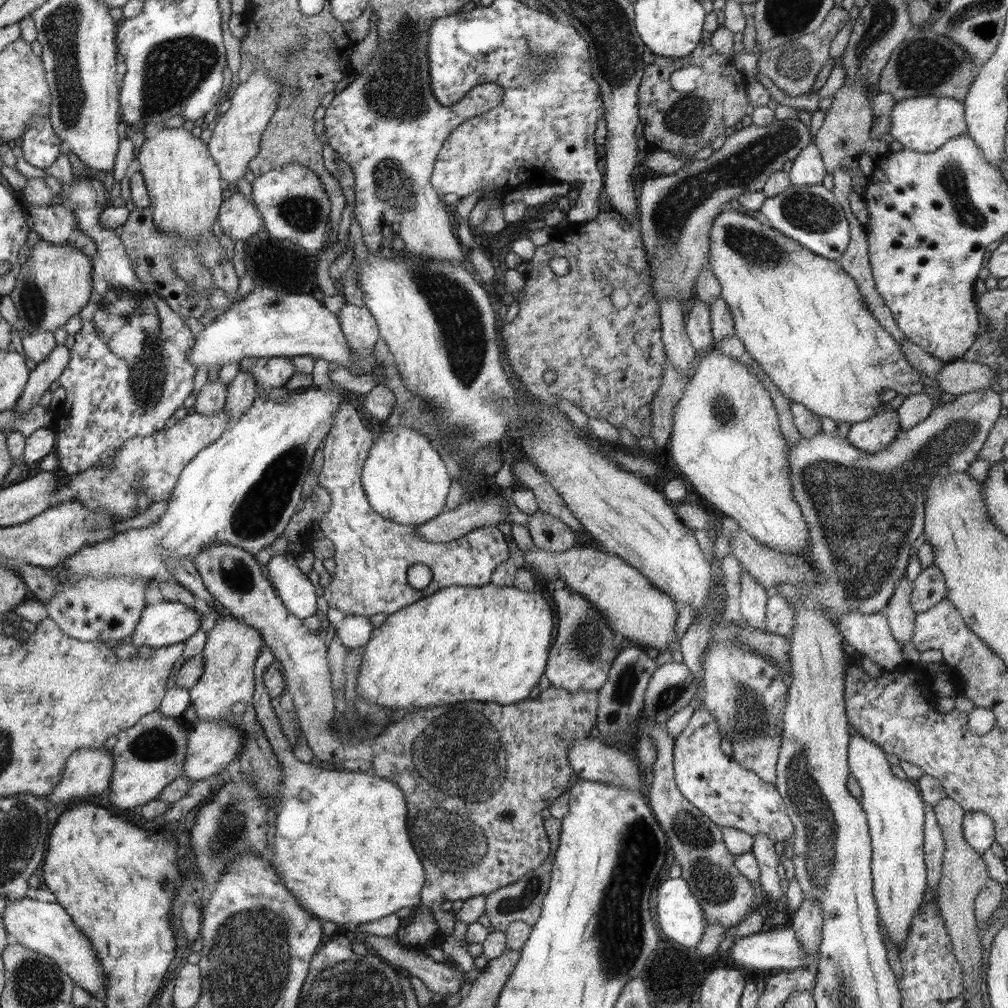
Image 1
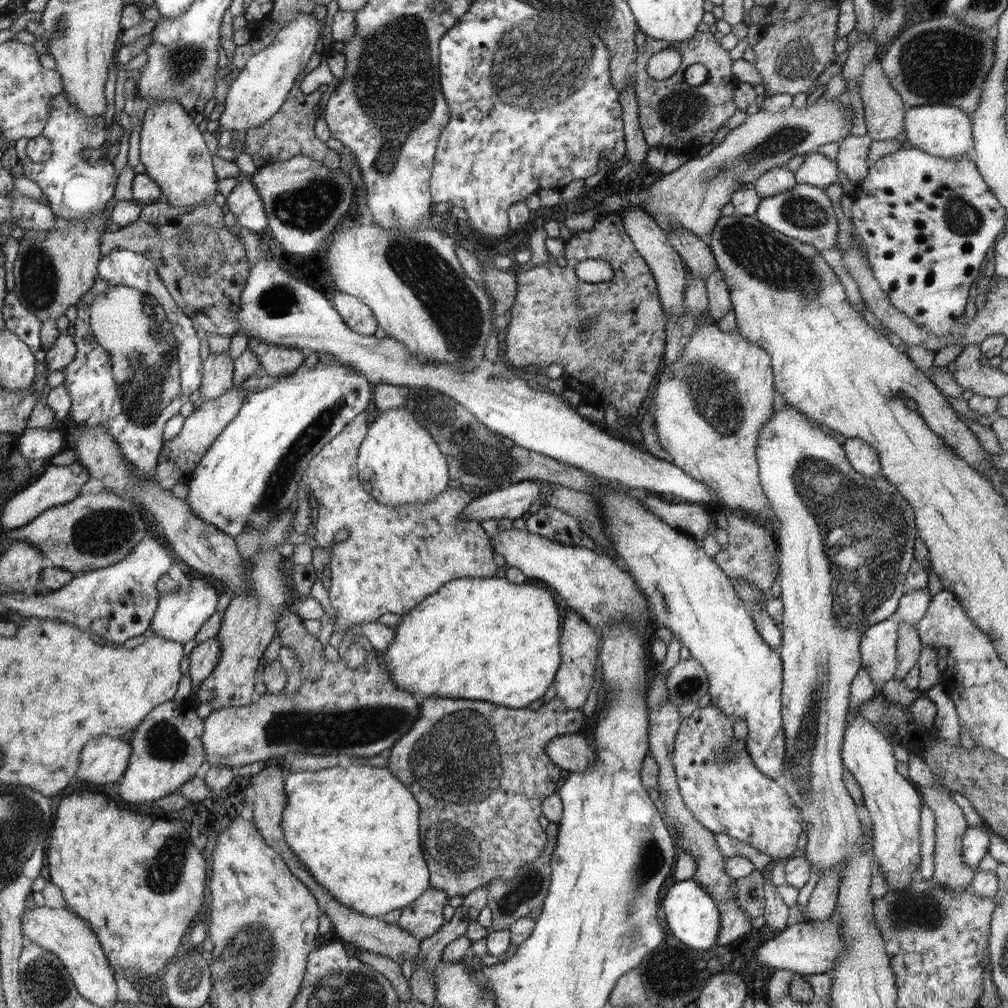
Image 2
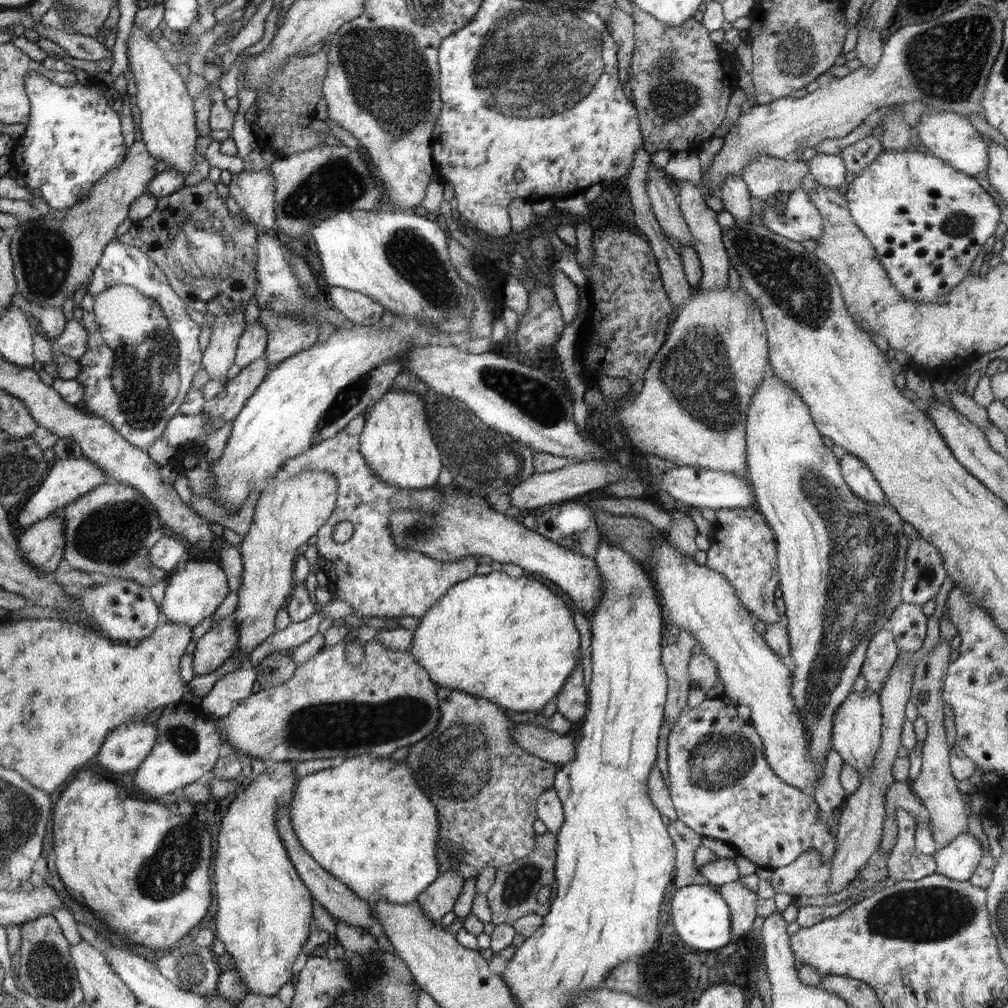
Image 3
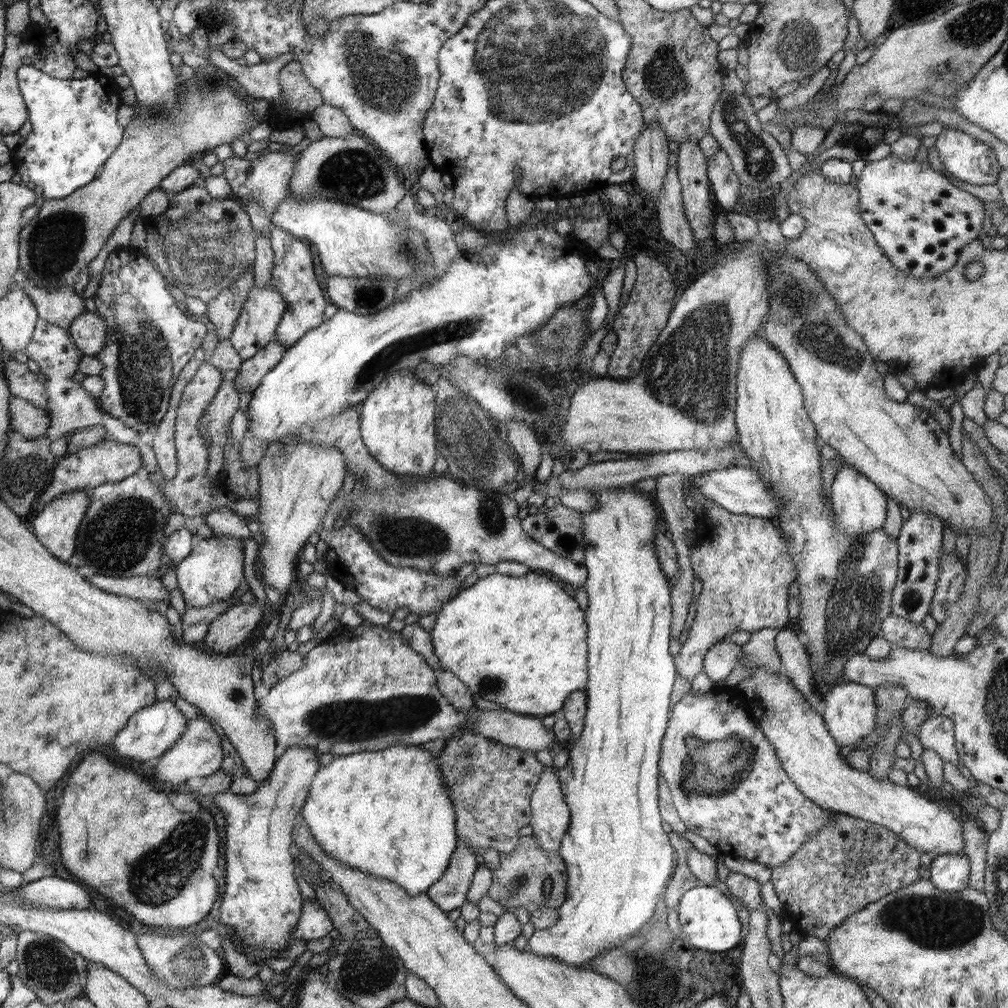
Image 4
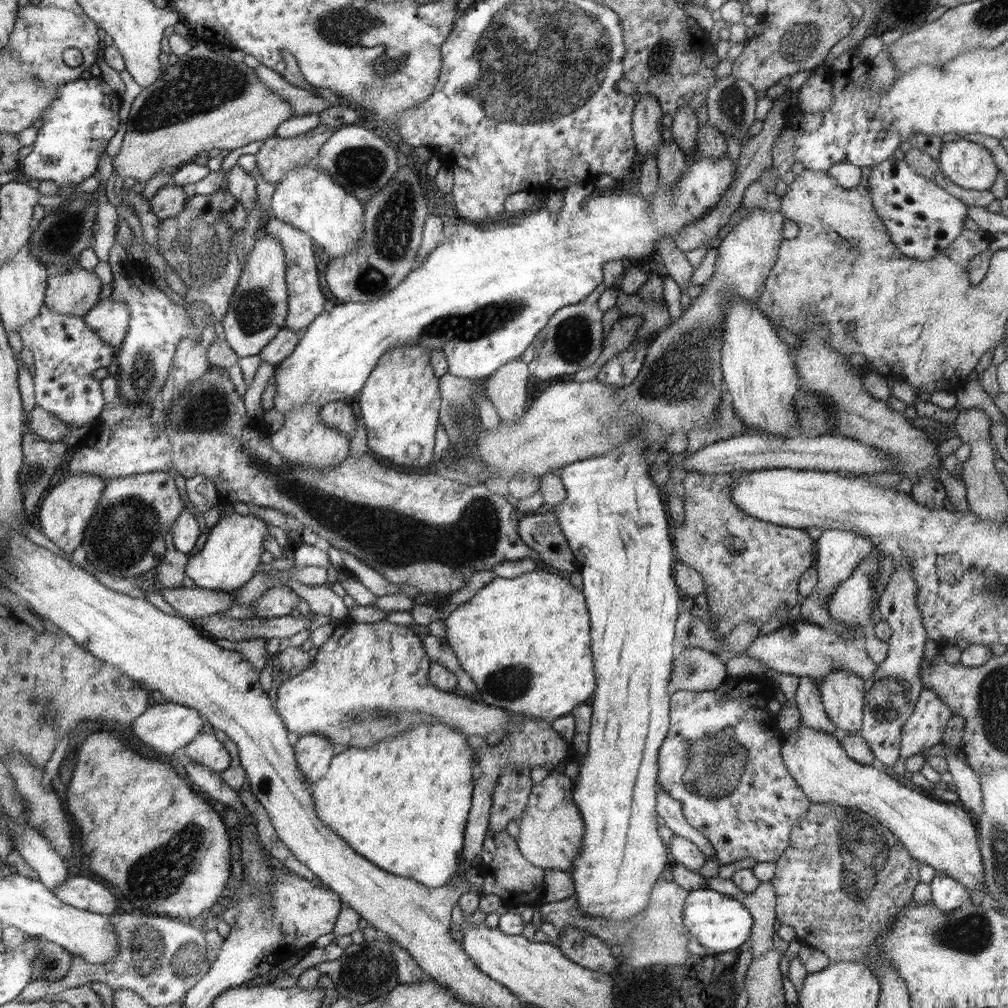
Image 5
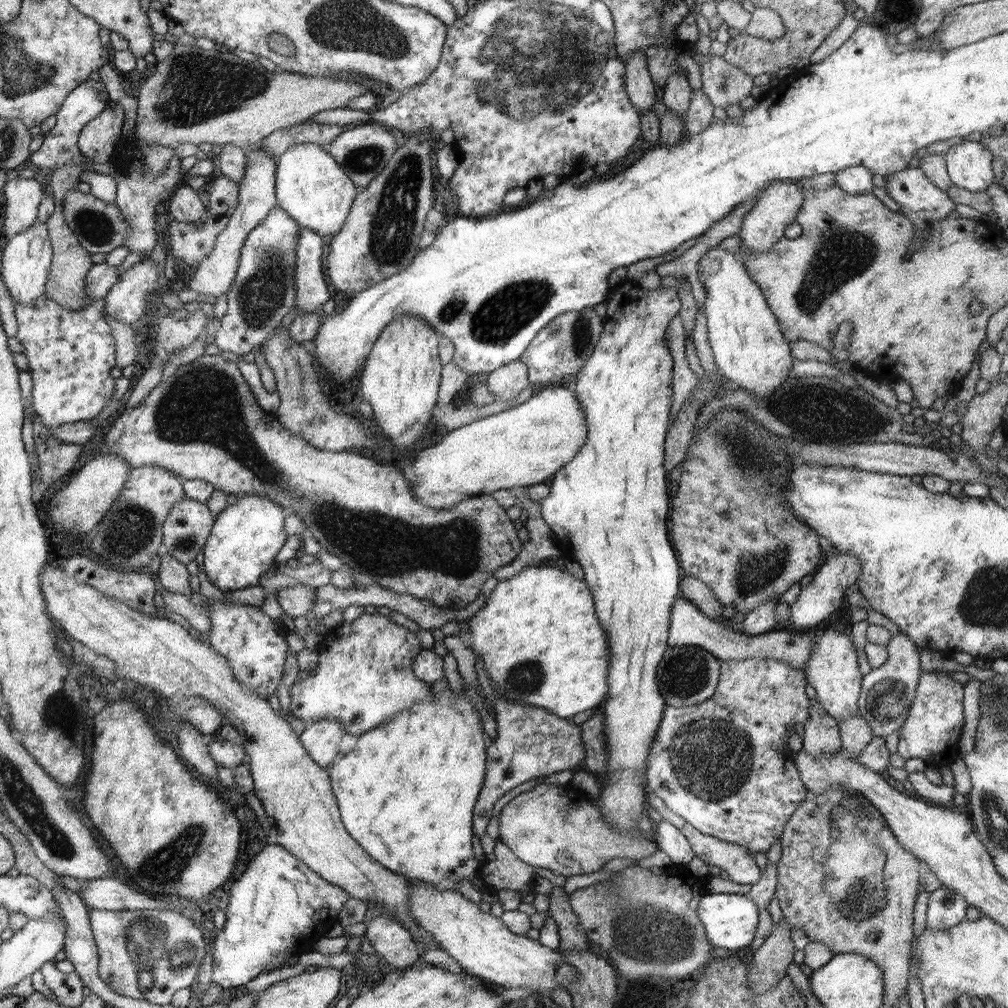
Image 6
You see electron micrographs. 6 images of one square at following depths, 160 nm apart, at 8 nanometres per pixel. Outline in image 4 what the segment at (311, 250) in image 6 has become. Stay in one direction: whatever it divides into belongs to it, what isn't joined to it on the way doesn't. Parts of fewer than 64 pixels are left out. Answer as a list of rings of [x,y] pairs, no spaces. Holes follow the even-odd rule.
[[[273,225],[269,237],[274,255],[271,283],[279,290],[280,296],[287,303],[287,310],[279,322],[275,340],[282,347],[288,348],[296,345],[296,342],[299,342],[304,335],[323,324],[324,308],[328,306],[328,300],[326,300],[326,296],[320,288],[320,282],[314,274],[312,252],[310,252],[308,244],[304,244],[295,235]]]

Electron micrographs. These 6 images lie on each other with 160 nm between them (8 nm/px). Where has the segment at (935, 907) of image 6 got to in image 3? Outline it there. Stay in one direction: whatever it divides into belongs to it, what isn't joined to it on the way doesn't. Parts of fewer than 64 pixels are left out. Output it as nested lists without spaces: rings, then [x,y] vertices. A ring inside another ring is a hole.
[[[970,833],[960,834],[948,846],[936,850],[936,873],[956,882],[969,882],[982,861],[978,838]]]

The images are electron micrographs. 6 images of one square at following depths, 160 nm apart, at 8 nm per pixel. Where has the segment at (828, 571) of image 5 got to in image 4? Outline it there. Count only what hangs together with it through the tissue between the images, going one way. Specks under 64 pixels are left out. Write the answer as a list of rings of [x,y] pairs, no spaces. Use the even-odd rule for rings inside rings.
[[[842,468],[838,471],[832,482],[831,490],[831,502],[833,506],[833,511],[835,514],[835,527],[845,535],[856,539],[857,541],[861,540],[861,536],[866,534],[868,531],[882,527],[884,521],[886,520],[886,510],[888,510],[888,502],[886,501],[887,496],[873,484],[866,476],[858,474],[854,468]]]

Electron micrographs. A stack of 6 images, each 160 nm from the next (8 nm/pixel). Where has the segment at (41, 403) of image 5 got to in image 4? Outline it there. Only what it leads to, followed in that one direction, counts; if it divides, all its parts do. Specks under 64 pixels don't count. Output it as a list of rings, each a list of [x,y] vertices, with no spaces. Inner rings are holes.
[[[39,318],[38,324],[35,326],[34,338],[30,342],[30,345],[26,347],[26,355],[29,360],[33,360],[38,364],[41,371],[46,376],[45,387],[48,390],[46,396],[48,396],[48,411],[50,415],[50,426],[46,430],[44,436],[51,441],[58,440],[63,436],[67,436],[73,430],[78,428],[86,428],[86,426],[96,426],[96,424],[102,424],[106,428],[107,437],[111,437],[118,442],[124,444],[131,444],[135,446],[142,454],[143,465],[141,466],[140,474],[148,474],[151,476],[154,483],[164,483],[165,477],[160,472],[157,458],[153,448],[142,442],[139,437],[139,432],[128,428],[122,421],[112,417],[106,412],[102,412],[98,408],[98,402],[94,400],[87,390],[84,390],[82,384],[78,382],[72,382],[70,376],[74,376],[74,372],[78,370],[78,362],[80,362],[79,348],[76,347],[72,336],[68,333],[67,329],[62,326],[54,326],[52,323]]]

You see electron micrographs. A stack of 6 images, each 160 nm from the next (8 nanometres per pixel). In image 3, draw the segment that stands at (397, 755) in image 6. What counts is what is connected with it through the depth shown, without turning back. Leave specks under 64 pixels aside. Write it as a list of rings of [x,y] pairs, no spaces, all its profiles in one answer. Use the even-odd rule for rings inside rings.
[[[369,754],[354,758],[344,759],[339,767],[329,767],[316,773],[299,778],[295,784],[295,794],[289,804],[289,815],[294,827],[294,833],[299,838],[304,850],[312,856],[314,861],[324,867],[330,874],[338,878],[348,889],[354,891],[358,898],[367,903],[387,900],[392,904],[408,904],[418,900],[418,896],[424,893],[439,877],[439,856],[436,855],[436,842],[440,840],[440,814],[436,810],[435,803],[424,794],[422,787],[415,781],[414,774],[407,767],[405,760],[393,761],[389,758],[372,758]]]

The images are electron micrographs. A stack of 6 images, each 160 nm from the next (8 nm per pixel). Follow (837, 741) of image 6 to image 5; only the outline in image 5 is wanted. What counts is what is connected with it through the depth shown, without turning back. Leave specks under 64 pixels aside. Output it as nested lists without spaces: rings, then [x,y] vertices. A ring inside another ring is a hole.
[[[811,676],[799,677],[796,704],[802,716],[801,722],[814,730],[821,730],[839,737],[840,732],[835,728],[833,722],[829,720],[829,716],[823,707],[819,681]]]

